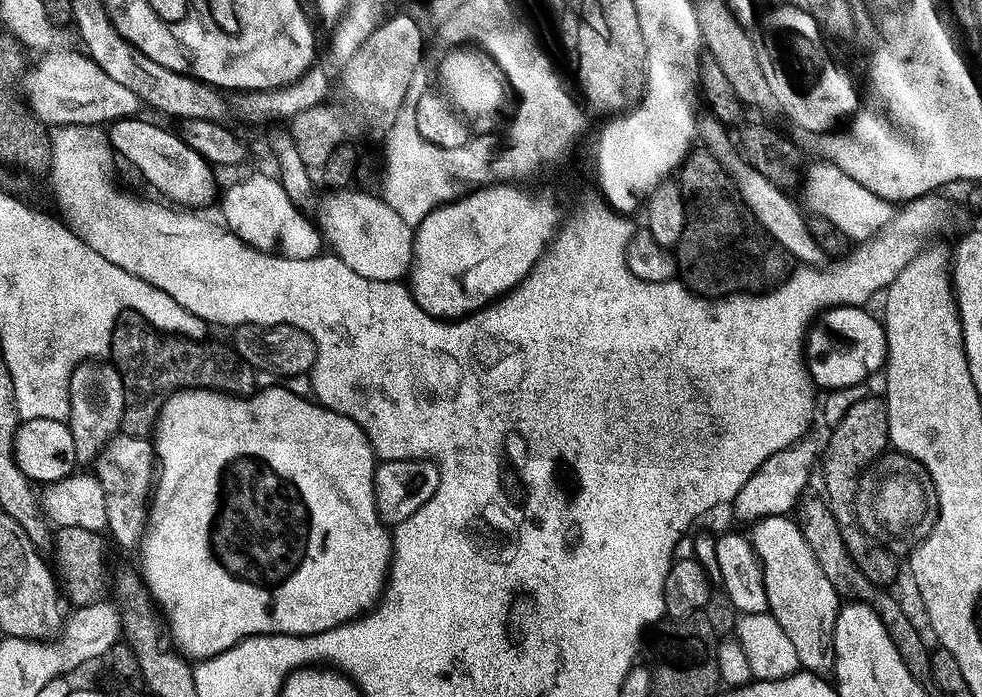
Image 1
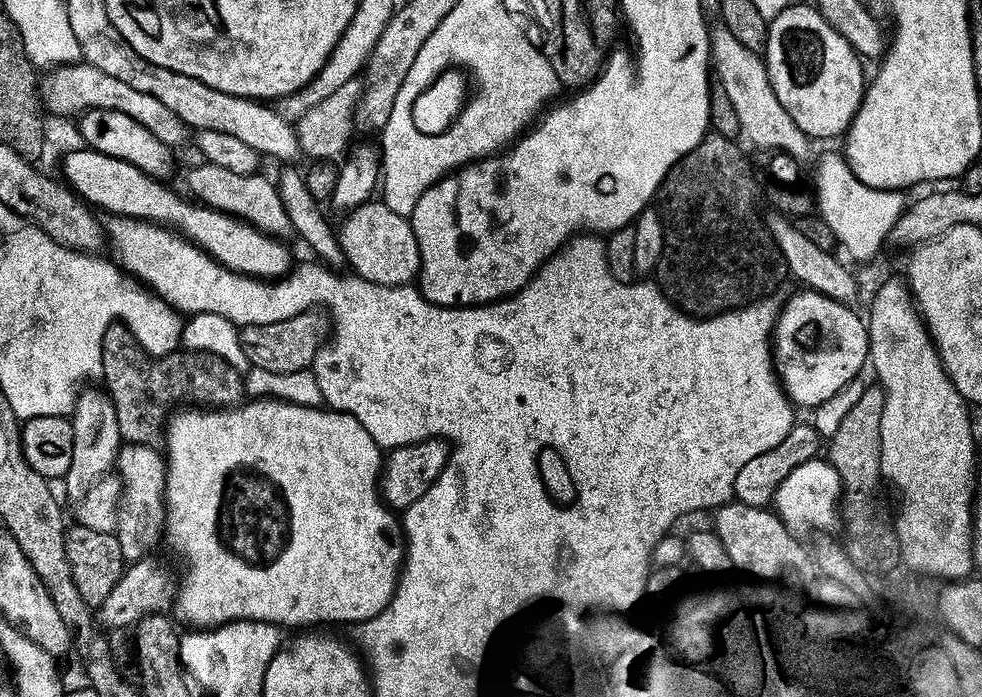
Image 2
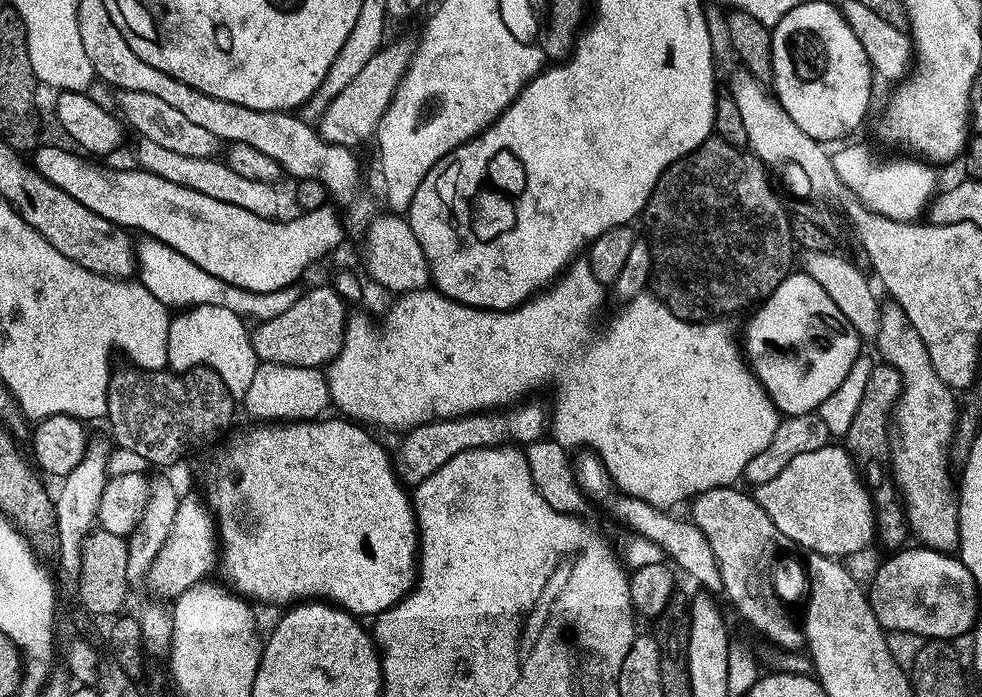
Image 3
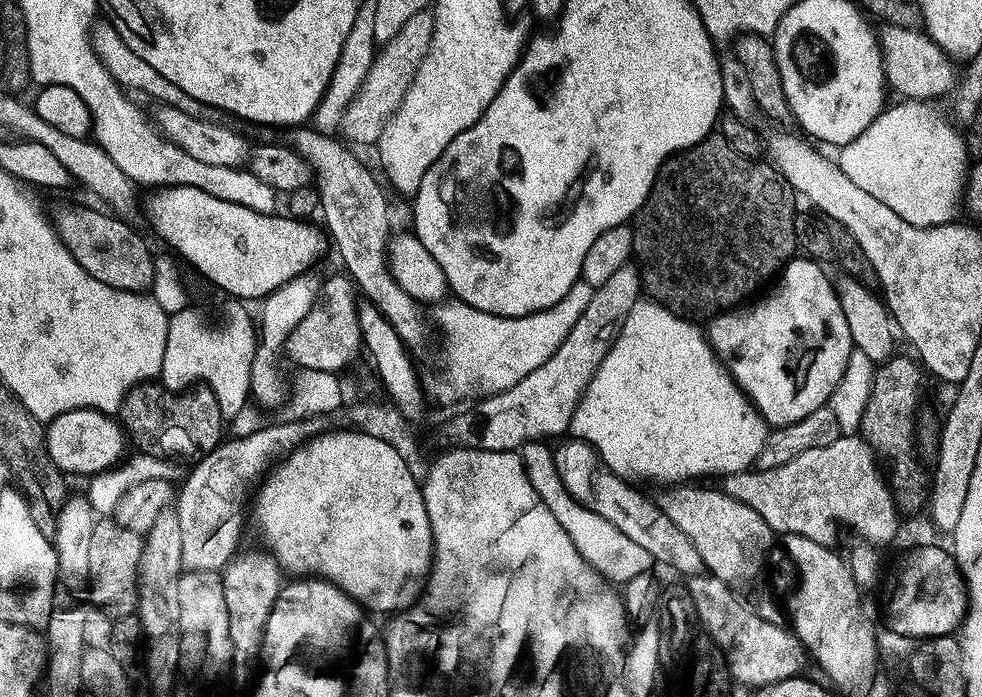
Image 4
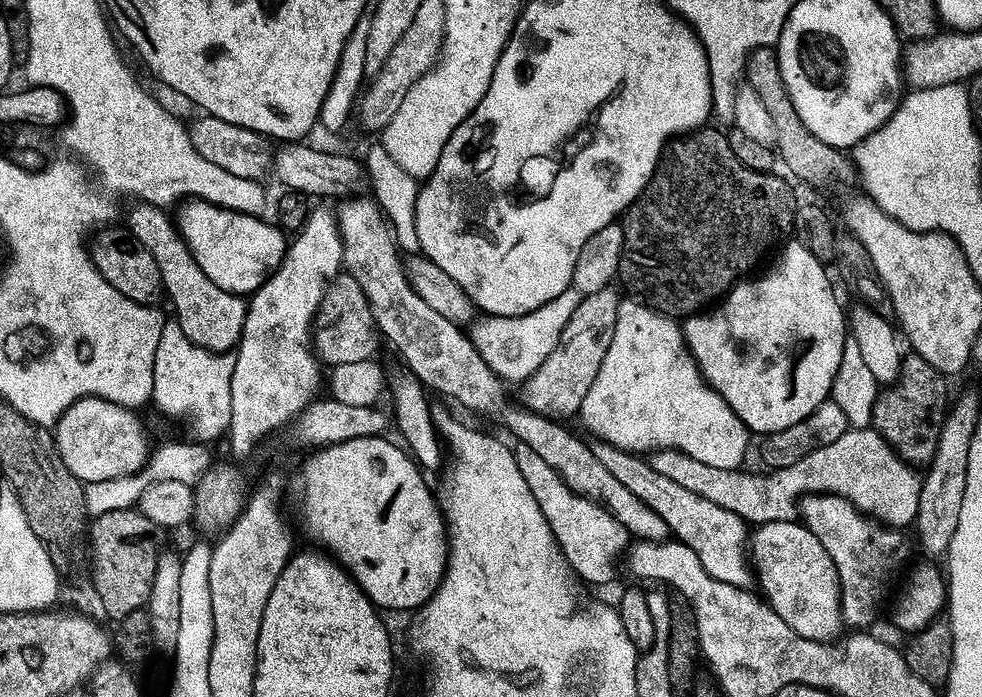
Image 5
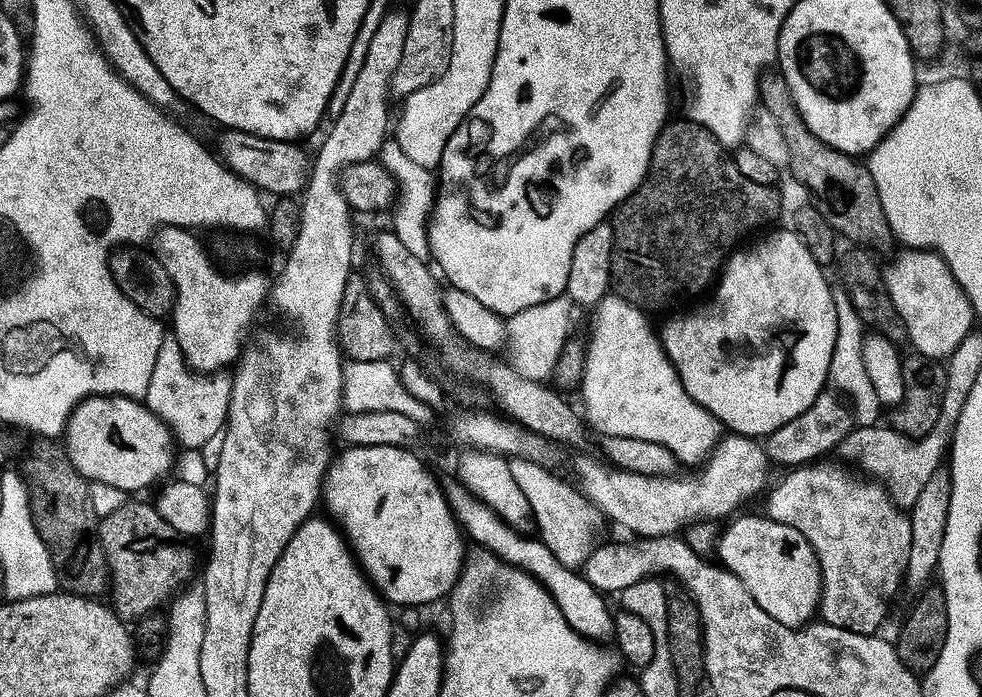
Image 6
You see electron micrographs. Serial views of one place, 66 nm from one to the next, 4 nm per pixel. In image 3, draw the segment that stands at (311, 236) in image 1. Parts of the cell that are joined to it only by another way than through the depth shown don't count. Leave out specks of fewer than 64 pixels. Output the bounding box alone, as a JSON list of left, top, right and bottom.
[136,139,276,217]

